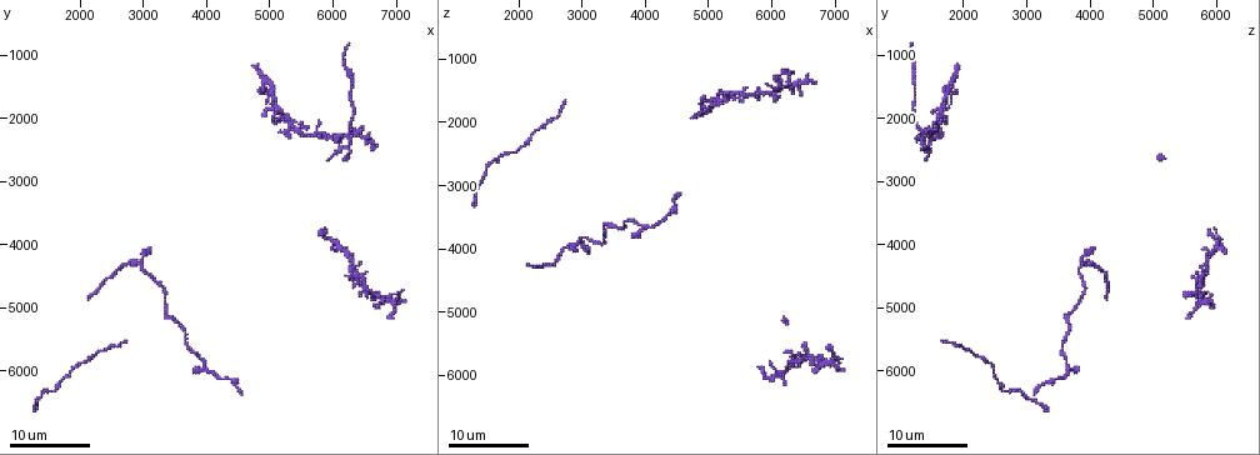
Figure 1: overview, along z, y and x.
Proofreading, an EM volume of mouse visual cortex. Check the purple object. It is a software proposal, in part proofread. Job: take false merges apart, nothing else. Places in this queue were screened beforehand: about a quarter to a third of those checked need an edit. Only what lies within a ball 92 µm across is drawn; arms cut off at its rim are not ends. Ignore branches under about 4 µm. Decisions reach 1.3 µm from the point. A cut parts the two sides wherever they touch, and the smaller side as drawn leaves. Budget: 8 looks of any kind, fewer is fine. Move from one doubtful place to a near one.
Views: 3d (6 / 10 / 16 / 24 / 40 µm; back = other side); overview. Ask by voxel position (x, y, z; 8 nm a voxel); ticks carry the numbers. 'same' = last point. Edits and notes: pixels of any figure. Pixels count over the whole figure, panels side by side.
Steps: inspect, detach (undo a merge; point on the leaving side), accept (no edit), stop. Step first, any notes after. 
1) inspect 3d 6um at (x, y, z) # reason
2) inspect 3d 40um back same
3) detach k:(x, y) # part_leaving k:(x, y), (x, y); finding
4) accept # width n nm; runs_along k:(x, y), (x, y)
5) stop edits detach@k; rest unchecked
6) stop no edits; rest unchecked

inspect 3d 16um at (2900, 4300, 3900) # four arms meet

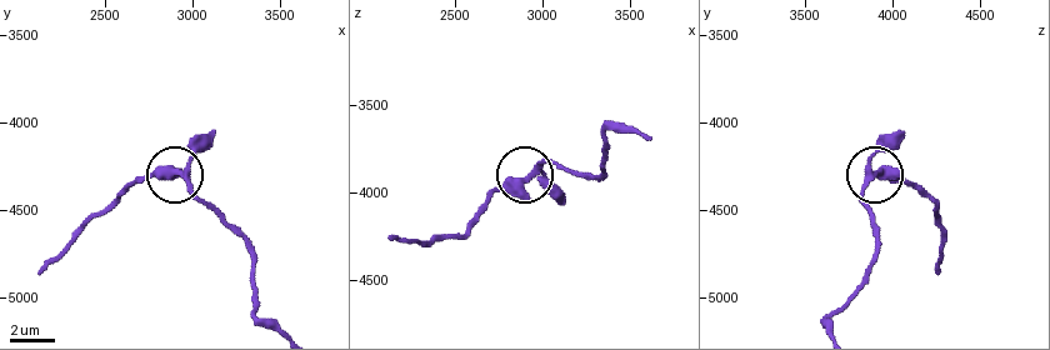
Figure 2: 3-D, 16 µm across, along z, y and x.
inspect 3d 6um at (2920, 4300, 3900)

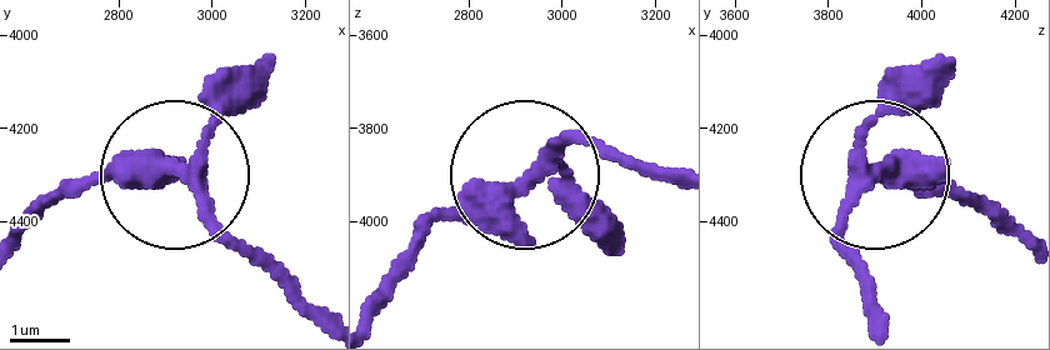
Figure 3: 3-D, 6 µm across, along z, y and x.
accept # arms 4; all the same cell

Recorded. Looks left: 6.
inspect 3d 16um at (1550, 6300, 2600) # calibre changes

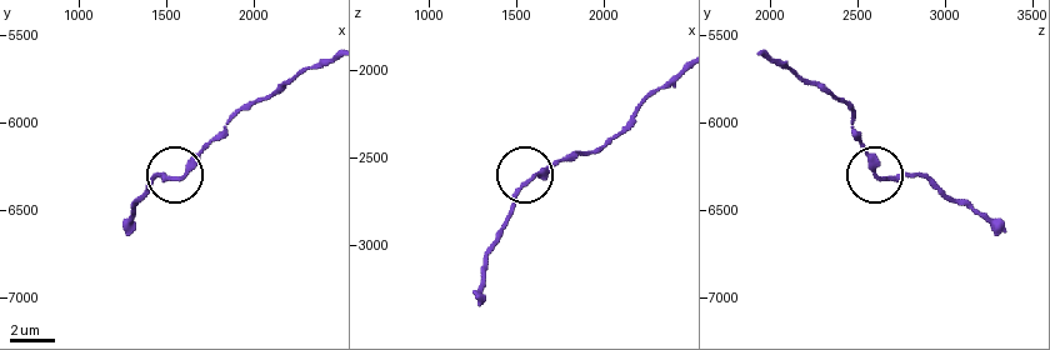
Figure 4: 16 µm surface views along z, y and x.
inspect 3d 6um at (1580, 6320, 2620)

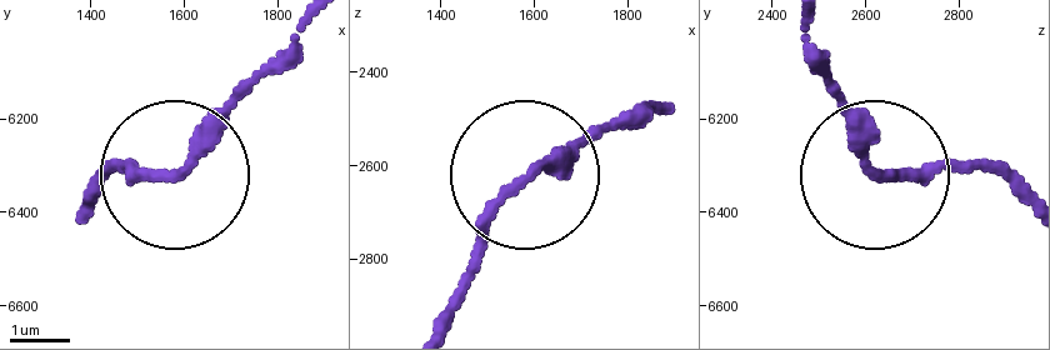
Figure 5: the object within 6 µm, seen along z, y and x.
inspect 3d 6um back at (1580, 6310, 2630) # other side

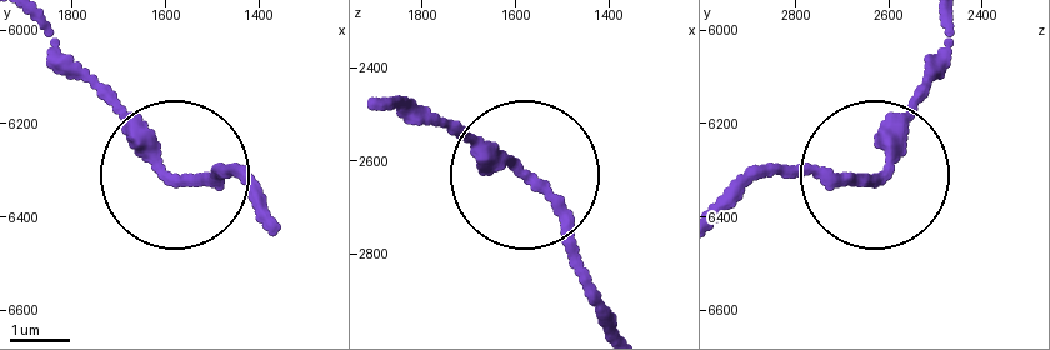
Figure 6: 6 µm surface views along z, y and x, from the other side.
accept # width 200 nm; continuous, no second cell

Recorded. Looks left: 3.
inspect 3d 16um at (3950, 5850, 3600) # three arms meet

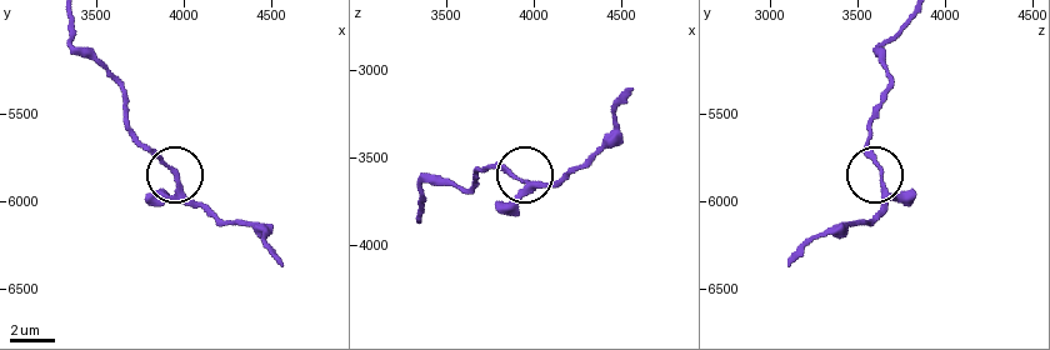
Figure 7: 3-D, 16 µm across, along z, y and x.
inspect 3d 10um at (3960, 5860, 3640)

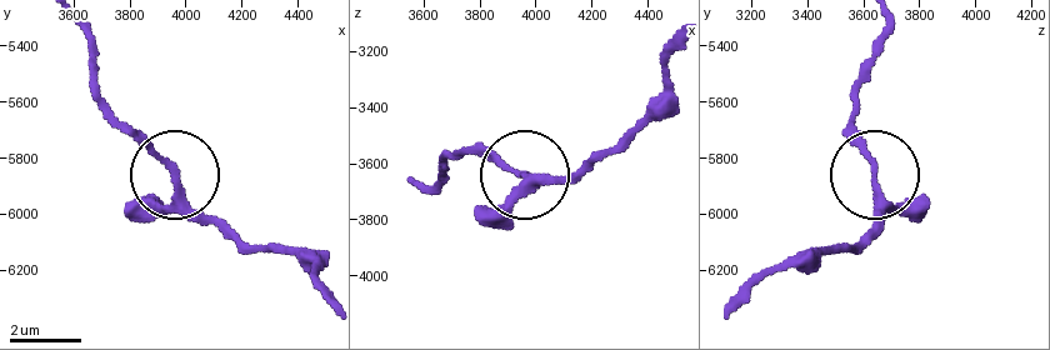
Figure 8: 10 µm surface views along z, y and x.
accept # all the same cell

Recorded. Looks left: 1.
stop no edits; rest unchecked

